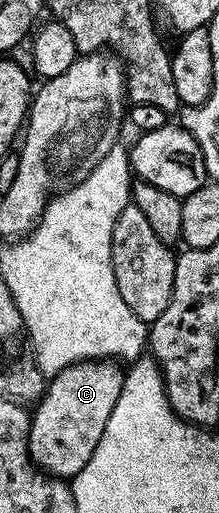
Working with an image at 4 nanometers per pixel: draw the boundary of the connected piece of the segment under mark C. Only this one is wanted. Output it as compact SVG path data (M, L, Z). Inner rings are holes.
M110 359L101 361L81 361L79 365L70 365L49 380L46 393L33 410L29 431L30 458L37 468L49 476L59 479L72 479L83 470L100 443L100 438L107 427L112 407L119 399L125 381L121 364Z

